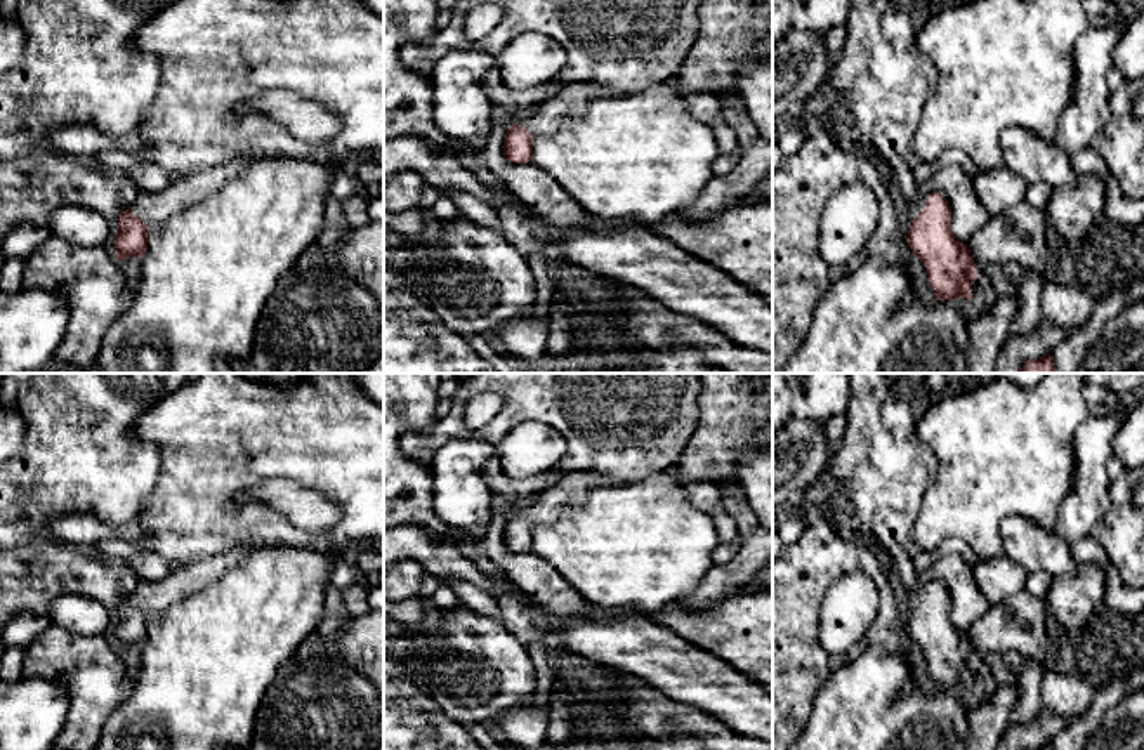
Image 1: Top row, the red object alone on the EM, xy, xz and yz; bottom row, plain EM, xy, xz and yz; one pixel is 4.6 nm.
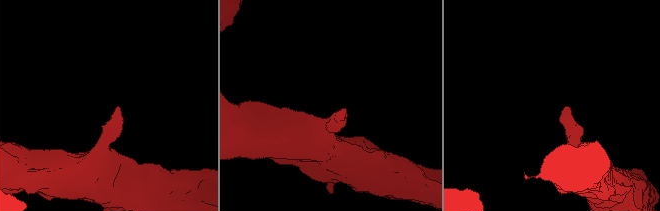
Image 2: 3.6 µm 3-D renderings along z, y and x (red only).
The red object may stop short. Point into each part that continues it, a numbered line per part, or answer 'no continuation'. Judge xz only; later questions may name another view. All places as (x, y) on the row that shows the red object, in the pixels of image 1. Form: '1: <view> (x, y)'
1: xz (572, 101)

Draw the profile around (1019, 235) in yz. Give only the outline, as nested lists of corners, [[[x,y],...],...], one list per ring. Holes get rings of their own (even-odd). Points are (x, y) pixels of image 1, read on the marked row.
[[[1026,201],[991,217],[967,241],[977,273],[989,264],[1017,262],[1042,274],[1052,245],[1043,212]]]

